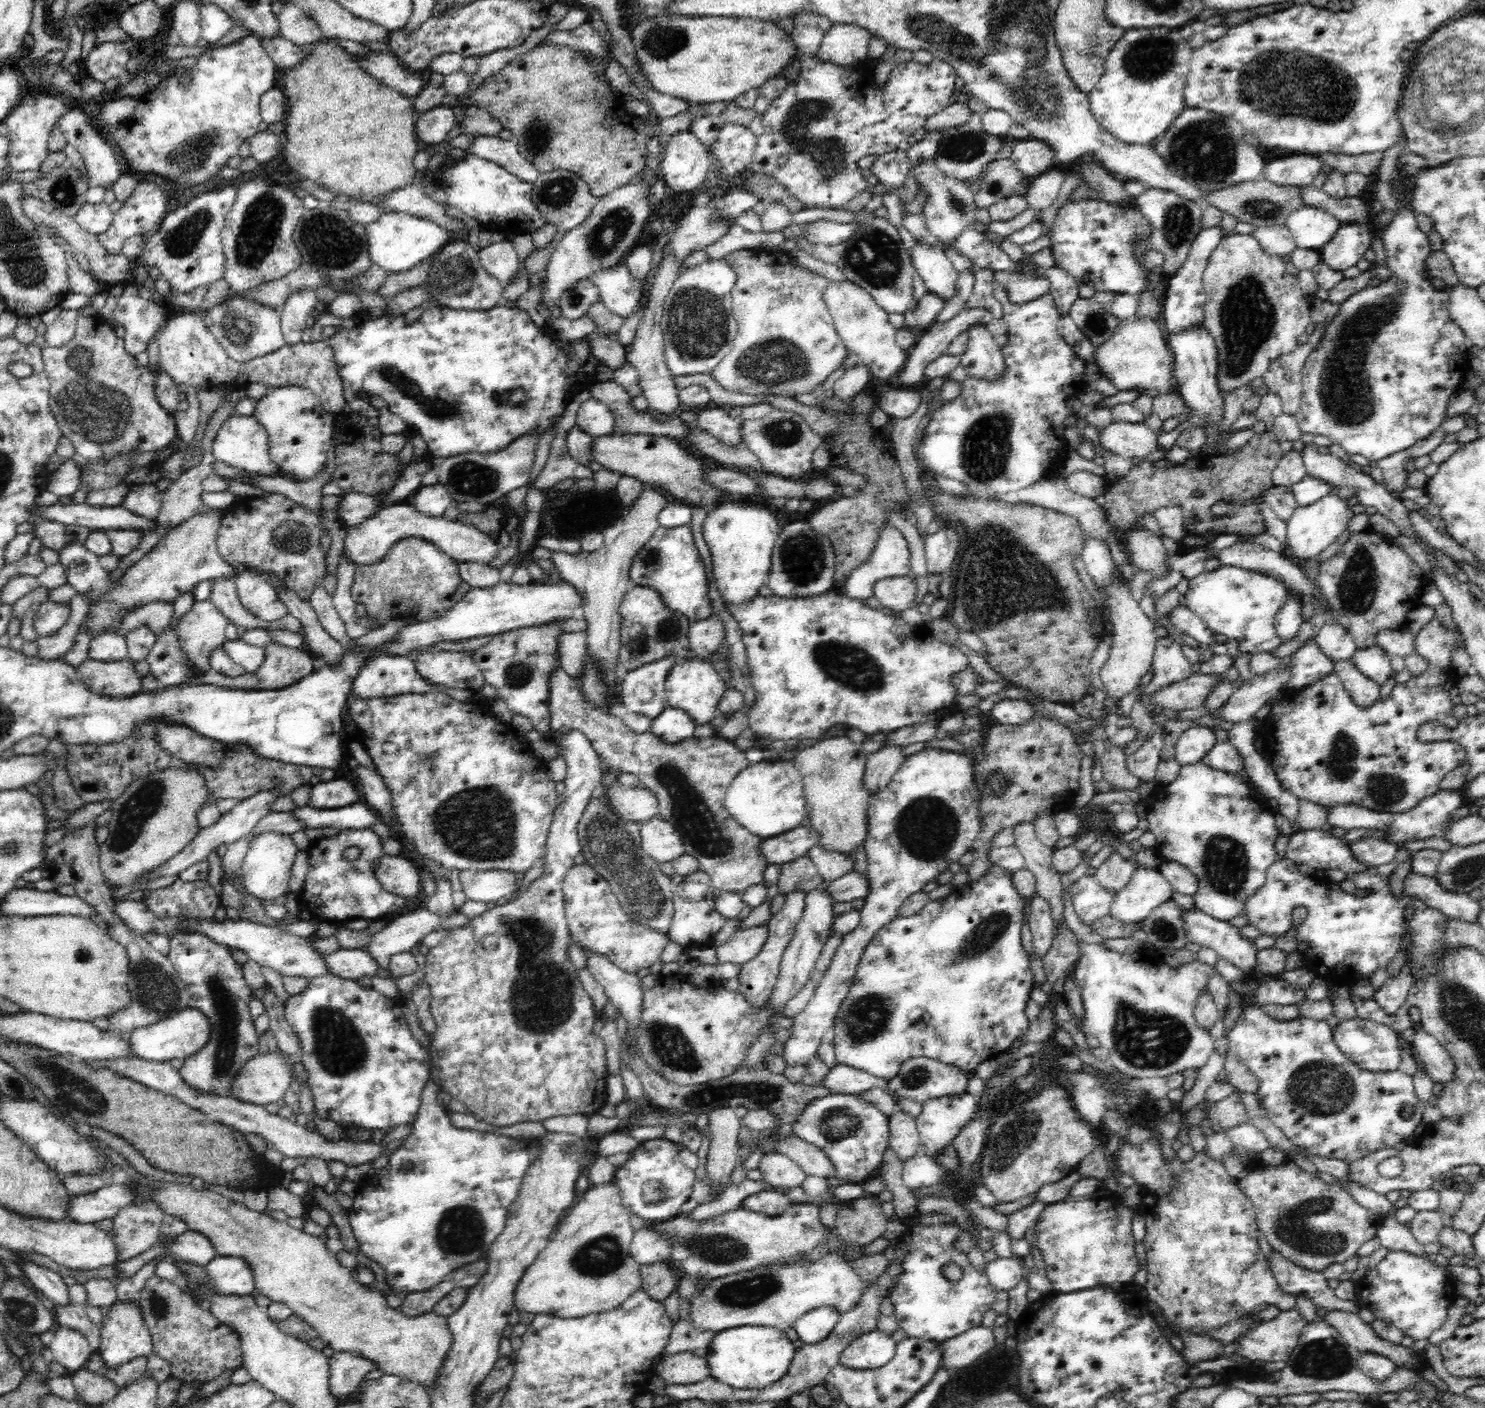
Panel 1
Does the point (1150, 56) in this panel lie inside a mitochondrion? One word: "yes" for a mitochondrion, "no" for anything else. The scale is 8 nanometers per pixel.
yes

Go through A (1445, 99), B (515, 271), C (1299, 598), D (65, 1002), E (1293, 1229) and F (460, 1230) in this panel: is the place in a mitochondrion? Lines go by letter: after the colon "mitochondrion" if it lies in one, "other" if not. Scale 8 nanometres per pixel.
A: mitochondrion
B: other
C: other
D: other
E: mitochondrion
F: mitochondrion

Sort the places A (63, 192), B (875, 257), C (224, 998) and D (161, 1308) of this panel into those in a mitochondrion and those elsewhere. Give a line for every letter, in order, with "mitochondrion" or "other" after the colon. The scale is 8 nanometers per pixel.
A: mitochondrion
B: mitochondrion
C: mitochondrion
D: mitochondrion

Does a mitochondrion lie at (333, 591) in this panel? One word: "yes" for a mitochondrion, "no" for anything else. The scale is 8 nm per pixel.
no

